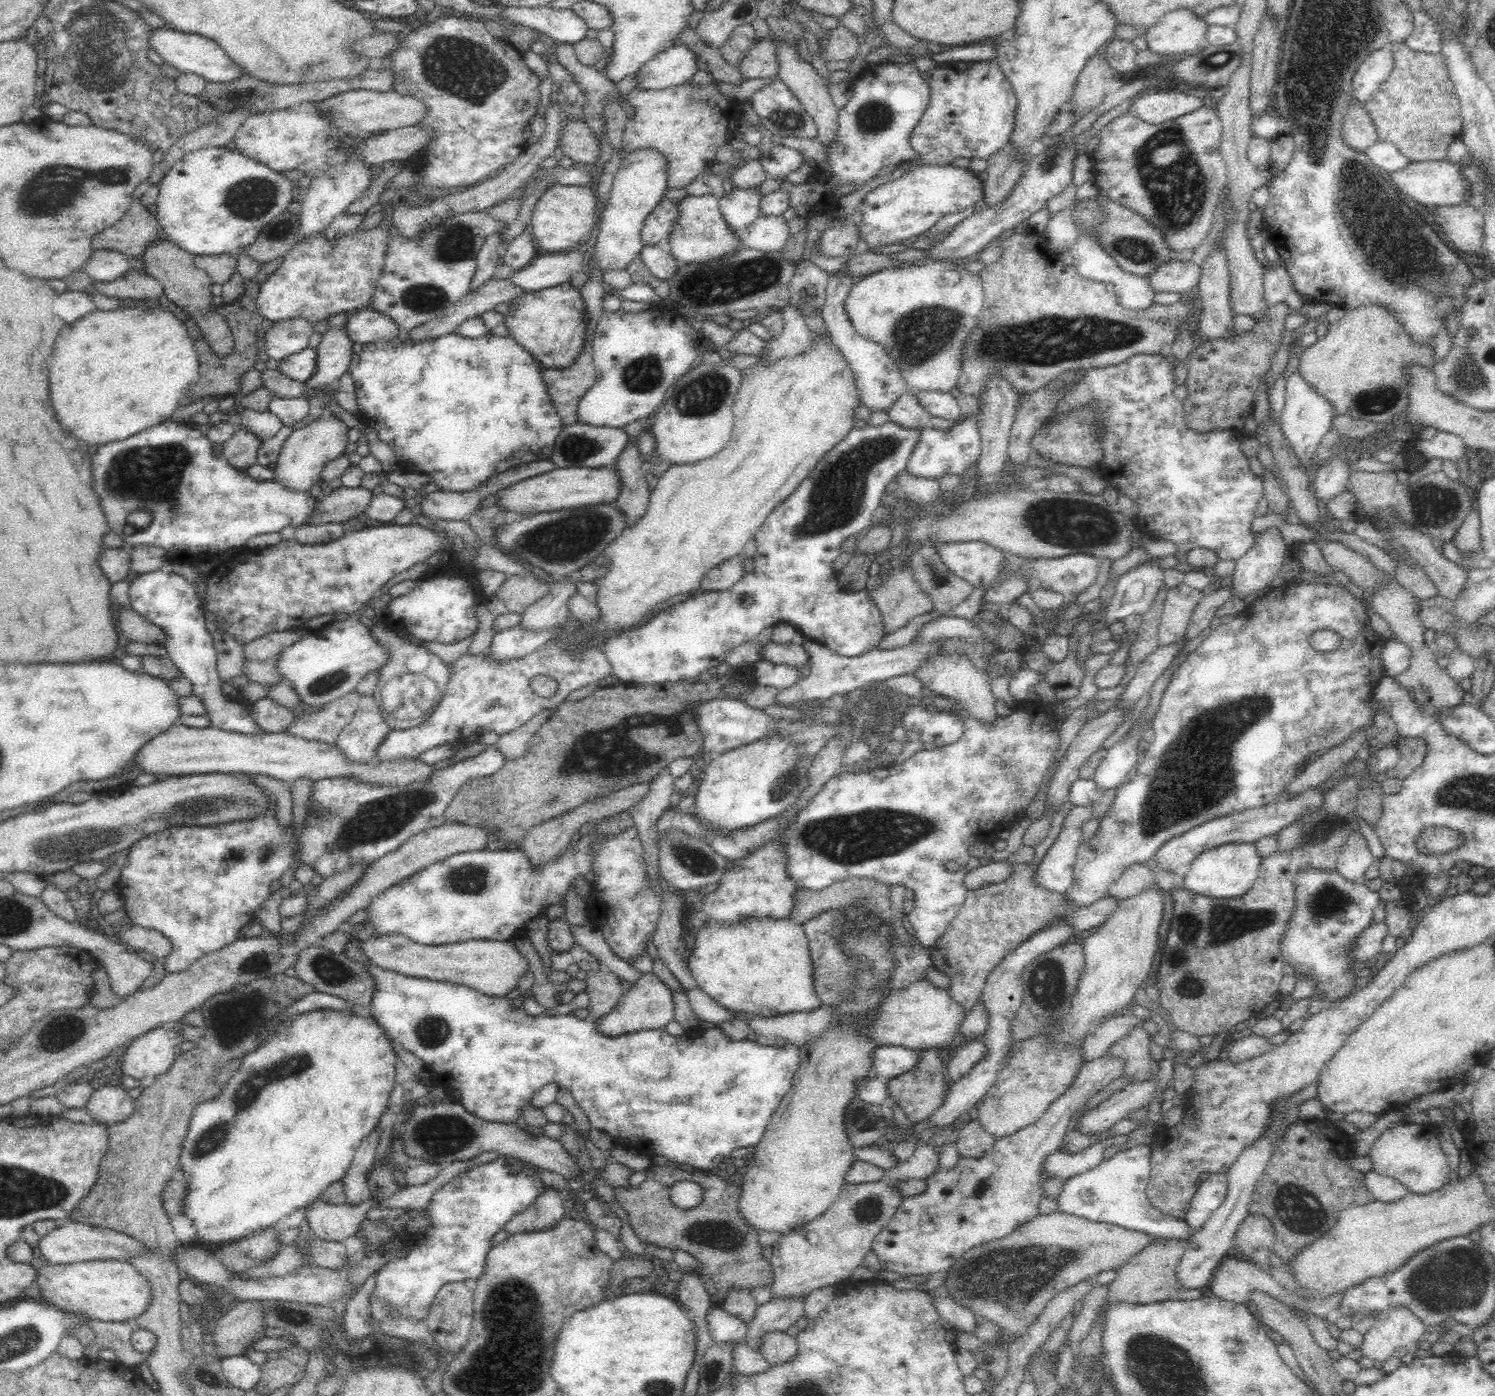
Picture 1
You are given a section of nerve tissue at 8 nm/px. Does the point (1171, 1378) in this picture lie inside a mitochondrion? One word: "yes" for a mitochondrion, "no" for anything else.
yes

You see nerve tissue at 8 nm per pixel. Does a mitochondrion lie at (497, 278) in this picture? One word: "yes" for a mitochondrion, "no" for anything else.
no

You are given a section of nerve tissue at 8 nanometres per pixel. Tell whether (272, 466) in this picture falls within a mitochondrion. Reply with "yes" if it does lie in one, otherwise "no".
no

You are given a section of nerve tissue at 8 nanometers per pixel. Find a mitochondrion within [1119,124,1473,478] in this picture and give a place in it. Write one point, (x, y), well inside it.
(1399, 250)

